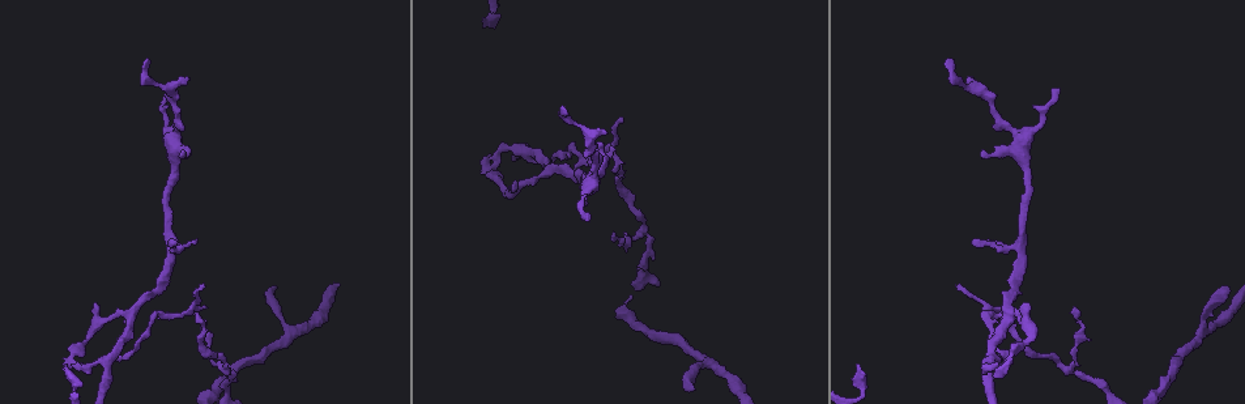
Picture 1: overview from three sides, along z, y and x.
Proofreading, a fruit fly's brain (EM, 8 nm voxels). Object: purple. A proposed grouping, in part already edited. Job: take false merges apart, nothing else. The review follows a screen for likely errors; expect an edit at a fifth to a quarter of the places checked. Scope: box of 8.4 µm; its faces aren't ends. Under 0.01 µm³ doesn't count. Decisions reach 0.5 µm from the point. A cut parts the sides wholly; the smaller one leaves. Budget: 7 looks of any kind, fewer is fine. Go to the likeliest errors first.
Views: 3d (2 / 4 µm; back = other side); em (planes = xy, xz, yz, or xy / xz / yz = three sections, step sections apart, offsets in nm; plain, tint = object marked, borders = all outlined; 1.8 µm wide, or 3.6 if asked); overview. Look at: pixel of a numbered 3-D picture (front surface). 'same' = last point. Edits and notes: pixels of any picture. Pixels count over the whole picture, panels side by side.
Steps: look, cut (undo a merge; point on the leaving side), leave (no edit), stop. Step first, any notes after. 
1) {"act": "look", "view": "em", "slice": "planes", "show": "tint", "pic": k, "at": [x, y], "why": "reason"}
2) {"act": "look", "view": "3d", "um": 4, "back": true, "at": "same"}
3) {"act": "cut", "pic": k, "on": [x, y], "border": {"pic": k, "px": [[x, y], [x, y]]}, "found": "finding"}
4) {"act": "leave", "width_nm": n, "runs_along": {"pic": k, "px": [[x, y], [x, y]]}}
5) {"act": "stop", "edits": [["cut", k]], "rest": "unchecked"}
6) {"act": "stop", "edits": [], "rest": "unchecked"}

{"act": "look", "view": "3d", "um": 2, "pic": 1, "at": [544, 163], "why": "two arms at a narrow angle"}

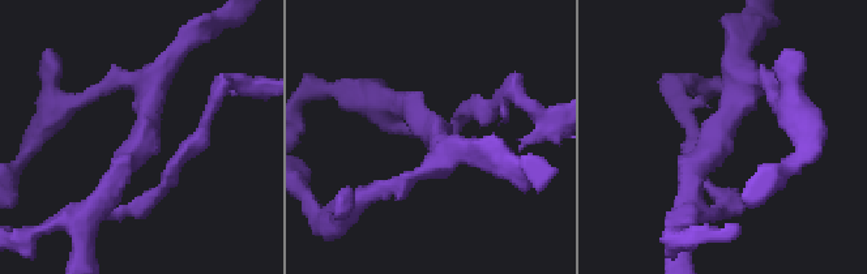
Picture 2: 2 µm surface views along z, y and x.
{"act": "look", "view": "em", "um": 3.6, "slice": "planes", "show": "tint", "pic": 2, "at": [439, 128], "arms": 4}

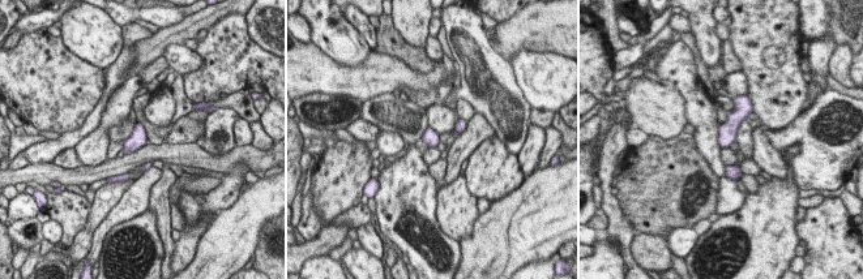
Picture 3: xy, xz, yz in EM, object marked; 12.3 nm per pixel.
{"act": "leave", "found": "one neuron here"}

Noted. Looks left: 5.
{"act": "look", "view": "3d", "um": 4, "pic": 1, "at": [1202, 334], "why": "side arm on a straight run"}

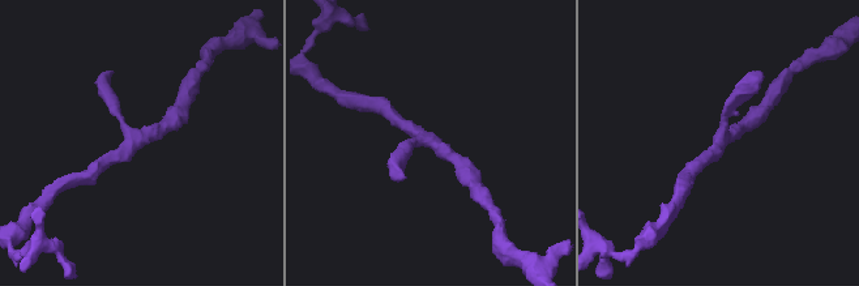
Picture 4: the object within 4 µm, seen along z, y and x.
{"act": "look", "view": "em", "slice": "planes", "show": "tint", "pic": 4, "at": [427, 138], "arms": 3, "arm_widths_nm": [180, 220, 240]}

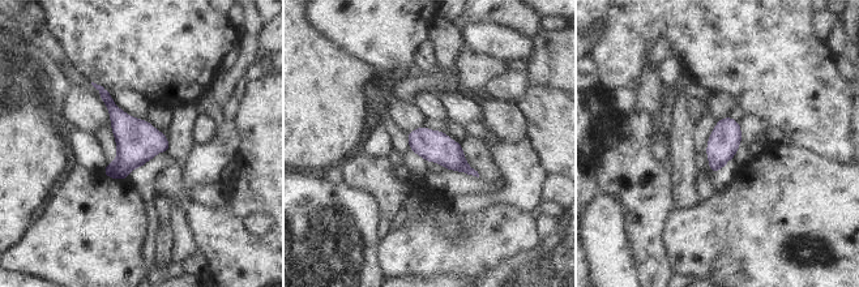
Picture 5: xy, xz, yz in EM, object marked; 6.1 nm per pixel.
{"act": "leave", "found": "one neuron here"}

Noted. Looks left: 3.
{"act": "look", "view": "em", "slice": "planes", "show": "tint", "pic": 1, "at": [646, 226], "why": "three arms meet"}

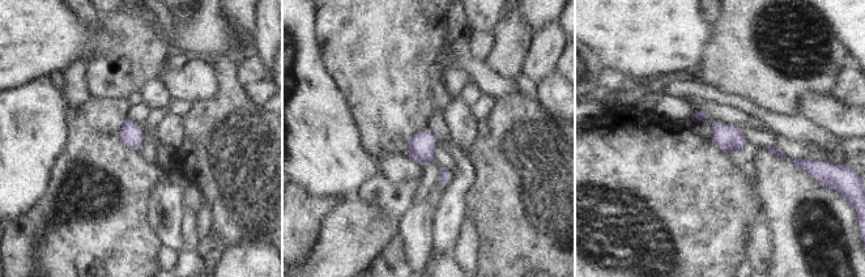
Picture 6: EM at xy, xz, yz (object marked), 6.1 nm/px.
{"act": "cut", "pic": 6, "on": [412, 157], "border": {"pic": 6, "px": [[410, 150], [421, 160]]}, "found": "two neurons meet here"}

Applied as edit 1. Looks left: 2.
{"act": "stop", "edits": [["cut", 6]], "rest": "unchecked"}

